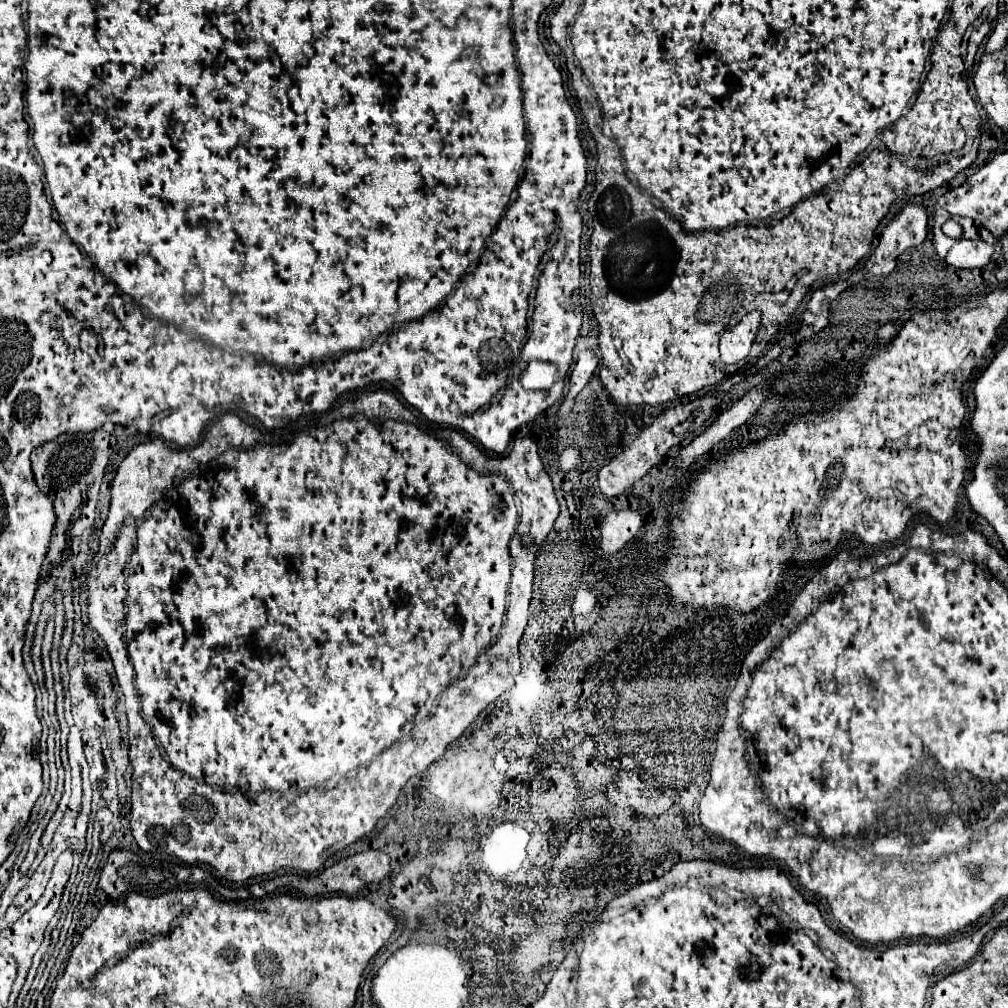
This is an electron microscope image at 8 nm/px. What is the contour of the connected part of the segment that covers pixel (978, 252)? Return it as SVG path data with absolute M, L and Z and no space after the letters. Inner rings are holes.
M962 238L949 249L945 261L957 269L975 269L975 267L983 267L983 259L987 263L991 253L993 247L987 247L983 240Z

